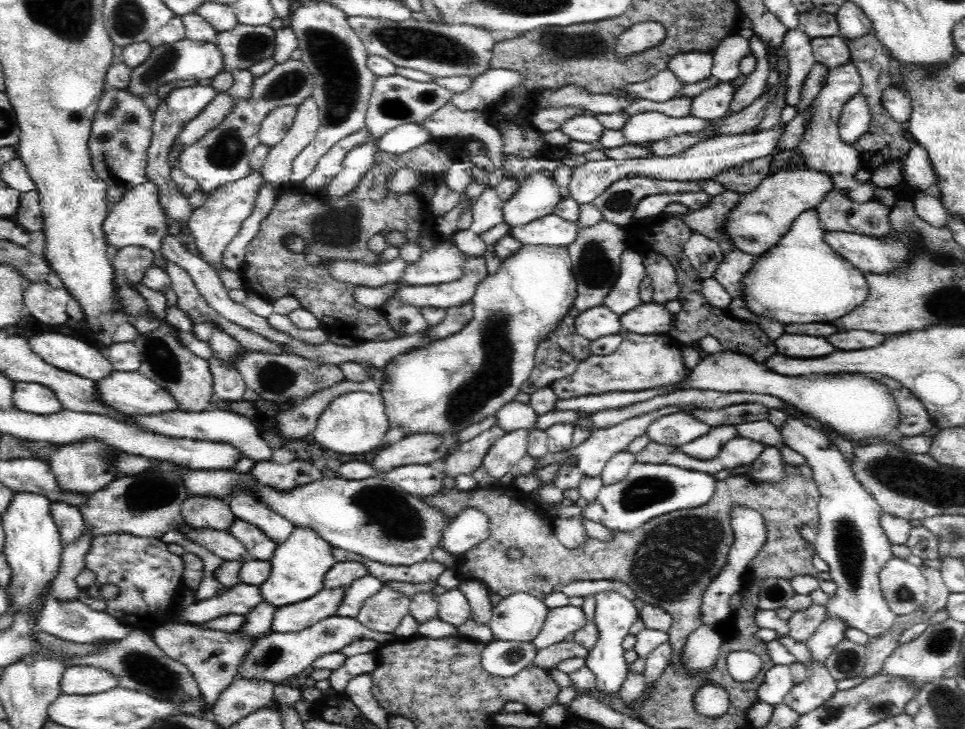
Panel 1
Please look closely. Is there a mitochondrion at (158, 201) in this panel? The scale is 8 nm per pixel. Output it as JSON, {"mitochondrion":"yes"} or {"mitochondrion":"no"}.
{"mitochondrion":"no"}

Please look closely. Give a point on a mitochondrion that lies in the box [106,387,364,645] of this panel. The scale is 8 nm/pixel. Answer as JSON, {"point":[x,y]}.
{"point":[136,505]}

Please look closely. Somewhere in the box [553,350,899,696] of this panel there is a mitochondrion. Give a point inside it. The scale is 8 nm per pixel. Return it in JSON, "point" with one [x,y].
{"point":[664,565]}

